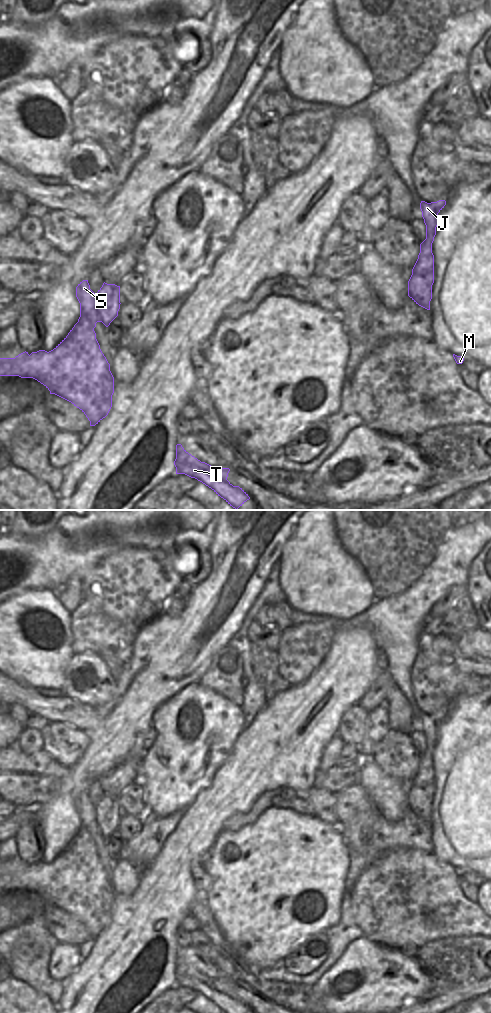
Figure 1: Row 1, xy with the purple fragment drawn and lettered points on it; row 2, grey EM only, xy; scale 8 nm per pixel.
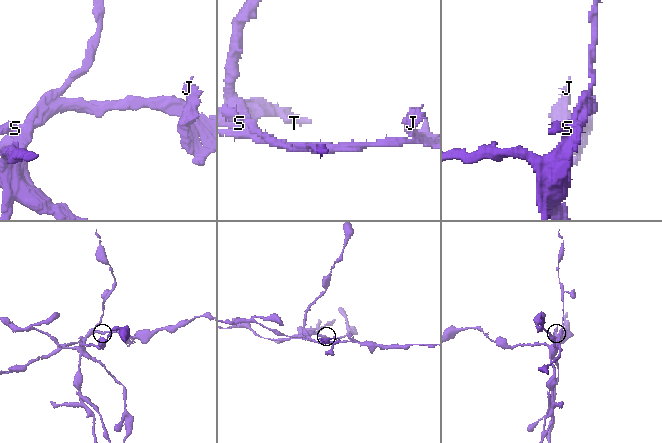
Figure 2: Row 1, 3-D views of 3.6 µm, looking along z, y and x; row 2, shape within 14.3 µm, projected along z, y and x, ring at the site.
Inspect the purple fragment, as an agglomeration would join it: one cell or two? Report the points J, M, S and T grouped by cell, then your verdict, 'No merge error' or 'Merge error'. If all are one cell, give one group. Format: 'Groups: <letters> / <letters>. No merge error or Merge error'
Groups: J M S / T. Merge error

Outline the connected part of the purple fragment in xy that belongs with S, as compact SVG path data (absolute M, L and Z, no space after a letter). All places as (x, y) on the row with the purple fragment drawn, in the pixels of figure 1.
M83 280L76 287L76 297L80 303L78 322L87 320L95 328L97 322L102 322L96 307L96 294L90 289L88 280Z

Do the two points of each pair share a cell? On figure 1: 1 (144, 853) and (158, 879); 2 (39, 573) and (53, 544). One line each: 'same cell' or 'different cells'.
1: different cells
2: same cell

